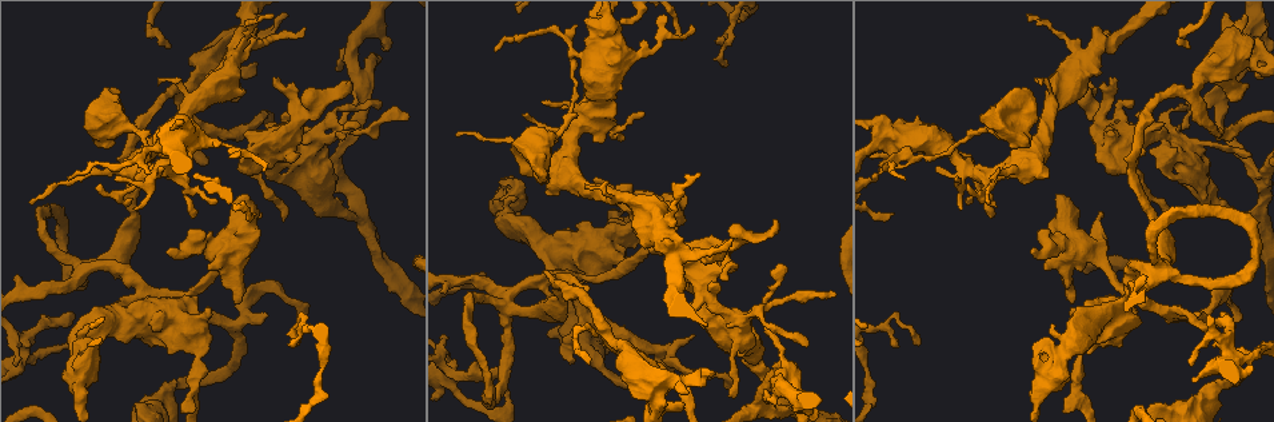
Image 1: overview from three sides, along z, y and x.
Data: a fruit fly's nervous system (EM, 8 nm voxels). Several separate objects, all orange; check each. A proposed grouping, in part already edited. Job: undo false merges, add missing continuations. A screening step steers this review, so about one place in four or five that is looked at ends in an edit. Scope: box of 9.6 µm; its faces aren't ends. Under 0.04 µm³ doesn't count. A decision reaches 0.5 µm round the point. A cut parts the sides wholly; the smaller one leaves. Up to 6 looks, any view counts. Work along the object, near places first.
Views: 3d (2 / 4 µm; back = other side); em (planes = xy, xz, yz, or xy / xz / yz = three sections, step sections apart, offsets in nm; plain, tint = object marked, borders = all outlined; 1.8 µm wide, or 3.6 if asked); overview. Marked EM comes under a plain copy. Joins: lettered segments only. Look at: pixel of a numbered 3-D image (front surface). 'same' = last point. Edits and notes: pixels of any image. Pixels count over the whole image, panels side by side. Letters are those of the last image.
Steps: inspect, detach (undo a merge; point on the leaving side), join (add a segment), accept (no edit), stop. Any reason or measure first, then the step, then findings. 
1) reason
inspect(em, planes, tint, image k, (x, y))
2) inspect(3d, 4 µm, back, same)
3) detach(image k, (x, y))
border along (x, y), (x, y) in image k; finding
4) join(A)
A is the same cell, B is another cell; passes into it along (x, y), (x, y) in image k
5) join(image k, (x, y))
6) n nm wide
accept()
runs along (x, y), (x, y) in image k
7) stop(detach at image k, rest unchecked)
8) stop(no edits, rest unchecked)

sharp bend
inspect(em, planes, borders, image 1, (82, 267))

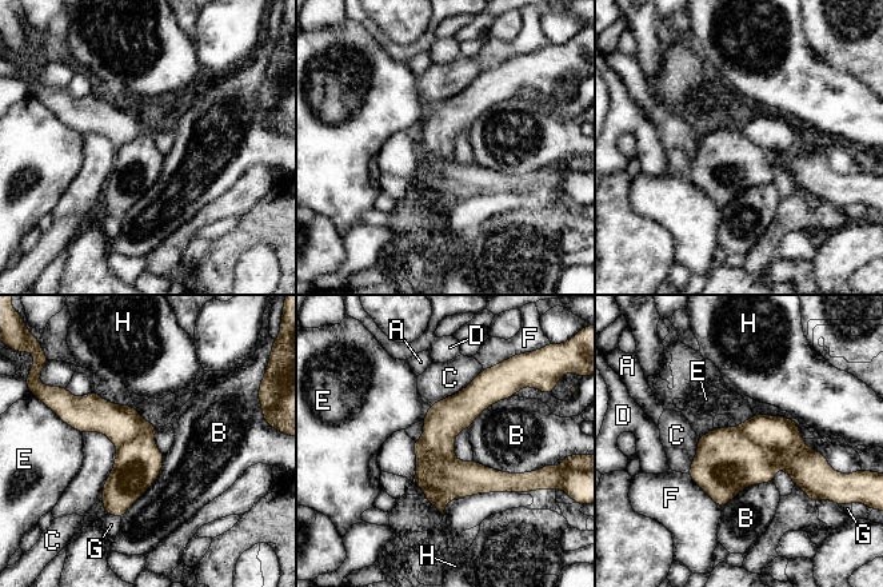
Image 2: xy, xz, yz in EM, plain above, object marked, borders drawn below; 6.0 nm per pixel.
280 nm wide
accept()
A, B, C, D, E, F, G and H are other cells; border along (164, 454), (160, 474), (122, 519) in image 2; one neuron here

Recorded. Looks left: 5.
branch stops here
inspect(em, 3.6 µm, yz, step 4, borders, image 1, (1238, 349))

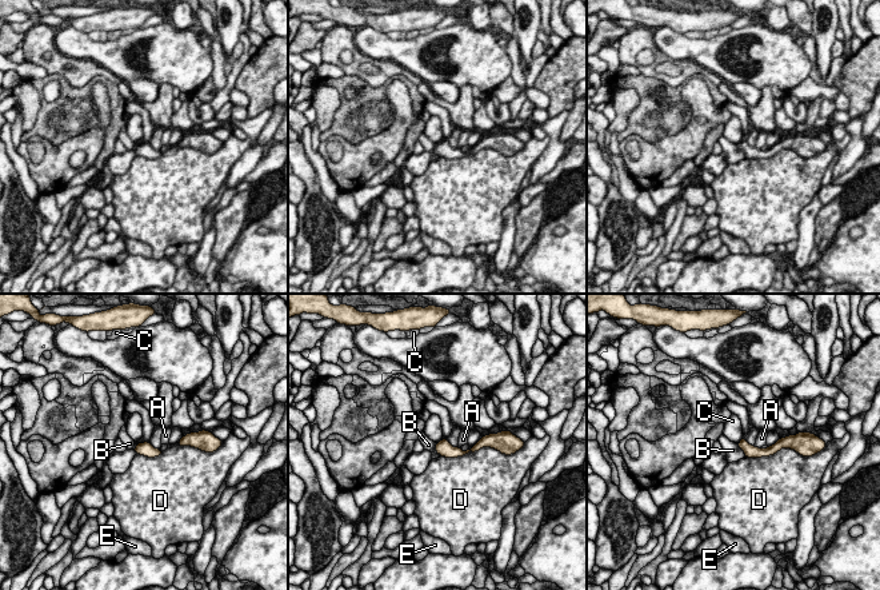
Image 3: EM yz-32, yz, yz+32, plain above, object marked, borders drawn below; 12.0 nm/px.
140 nm wide
accept()
A, B, C, D and E are other cells; border along (736, 443), (746, 457) in image 3; none of them fits

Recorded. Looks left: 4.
thick turns thin
inspect(em, 3.6 µm, xz, step 4, tint, image 1, (177, 328))

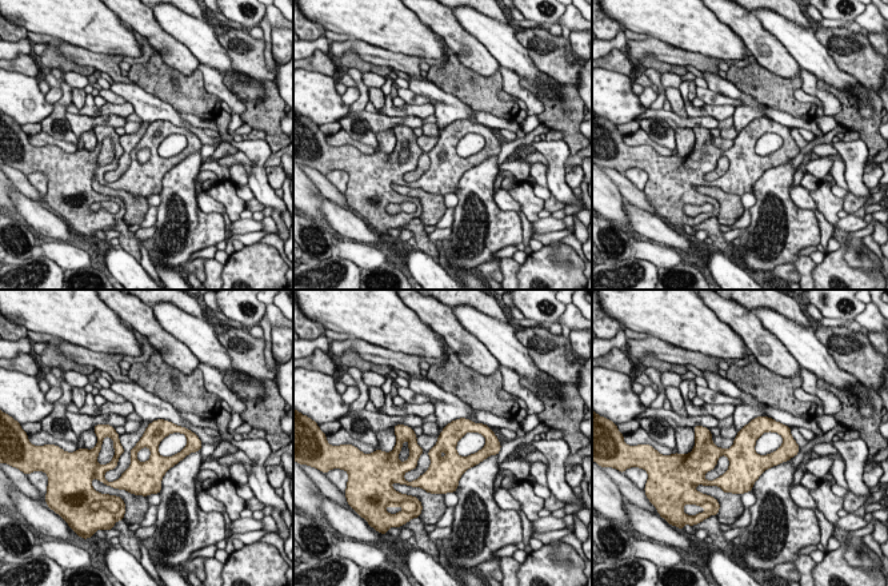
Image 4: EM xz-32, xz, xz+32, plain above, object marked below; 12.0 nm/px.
cut it another way
inspect(em, 3.6 µm, planes, borders, same)

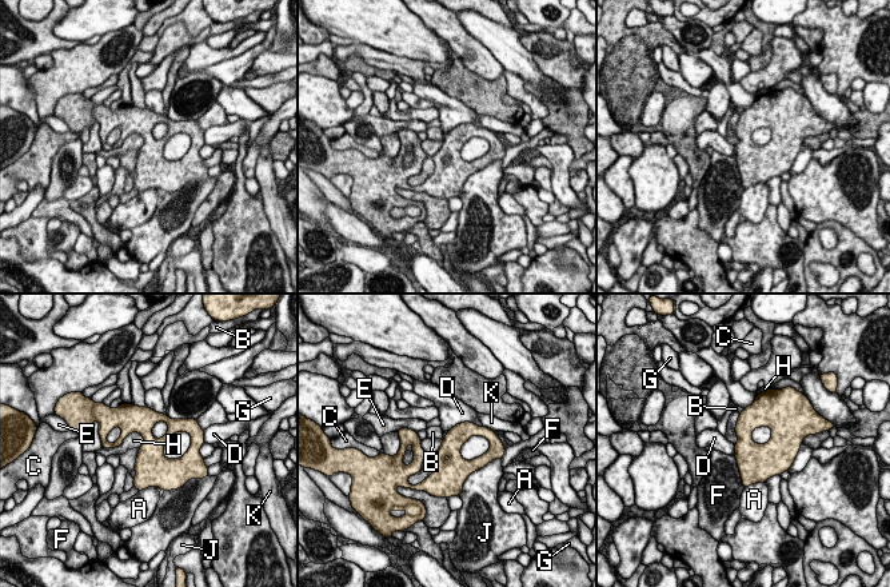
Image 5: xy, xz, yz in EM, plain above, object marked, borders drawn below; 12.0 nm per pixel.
accept()
A, B, C, D, E, F, G, H, J and K are other cells; border along (144, 439), (131, 432), (103, 448) in image 5; all the same neuron

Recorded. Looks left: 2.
stop(no edits, rest unchecked)

